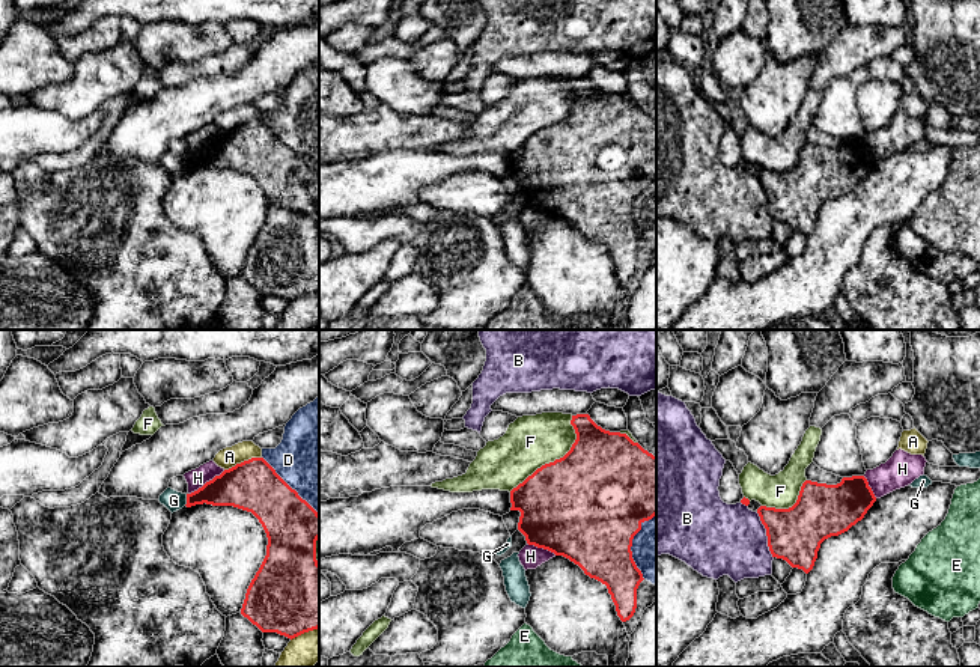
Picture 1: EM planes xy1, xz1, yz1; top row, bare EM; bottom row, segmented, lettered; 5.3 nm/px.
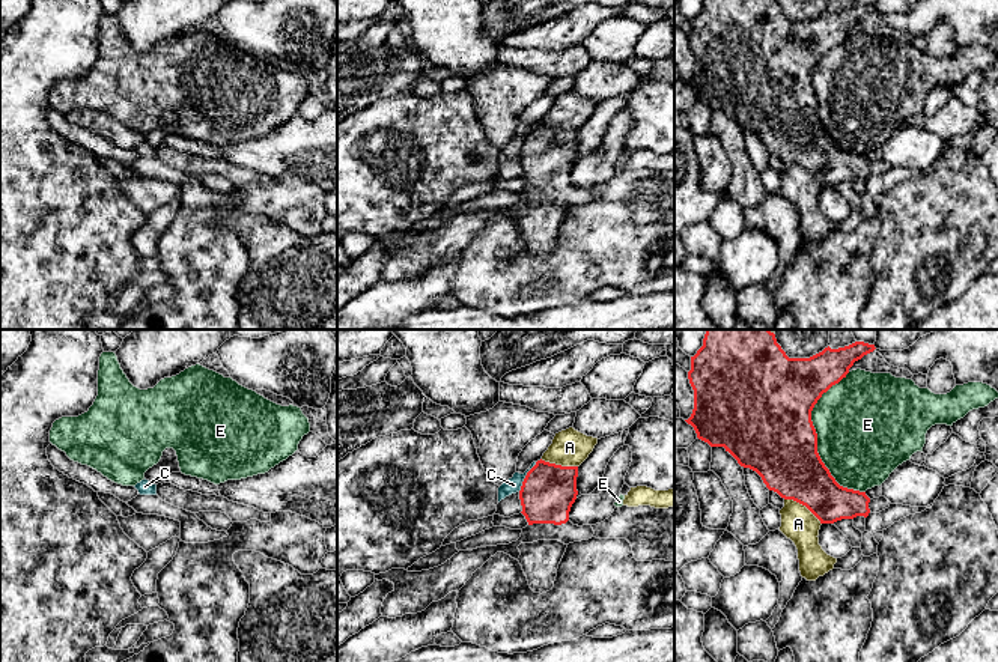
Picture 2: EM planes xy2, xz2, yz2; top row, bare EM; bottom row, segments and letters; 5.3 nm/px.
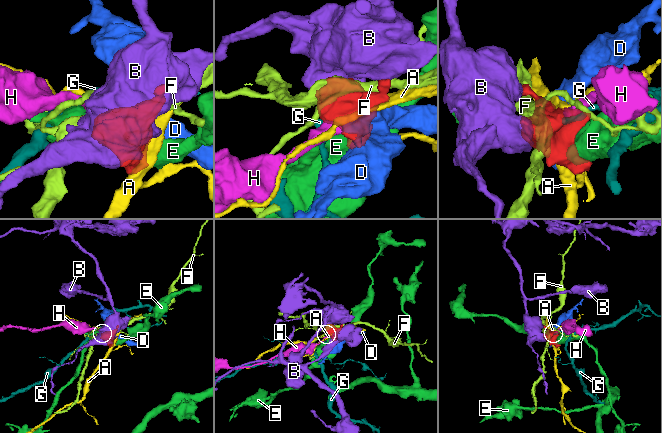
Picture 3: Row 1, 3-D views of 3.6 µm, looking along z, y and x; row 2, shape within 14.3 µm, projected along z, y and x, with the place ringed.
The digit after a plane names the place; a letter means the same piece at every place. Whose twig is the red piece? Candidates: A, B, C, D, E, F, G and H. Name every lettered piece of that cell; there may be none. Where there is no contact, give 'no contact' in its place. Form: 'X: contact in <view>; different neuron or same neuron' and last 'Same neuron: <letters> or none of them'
A: contact in yz2; different neuron
B: contact in yz1; different neuron
C: contact in xz2; different neuron
D: contact in xy1; different neuron
E: contact in yz2; different neuron
F: contact in xz1; different neuron
G: contact in xy1; different neuron
H: contact in xy1; different neuron
Same neuron: none of them

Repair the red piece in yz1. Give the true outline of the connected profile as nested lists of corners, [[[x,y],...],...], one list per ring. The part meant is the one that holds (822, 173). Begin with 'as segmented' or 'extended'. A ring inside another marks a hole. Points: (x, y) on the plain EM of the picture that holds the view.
as segmented; [[[864,139],[843,140],[837,148],[805,143],[792,170],[760,169],[757,176],[772,220],[808,236],[820,206],[861,184],[875,164]]]

